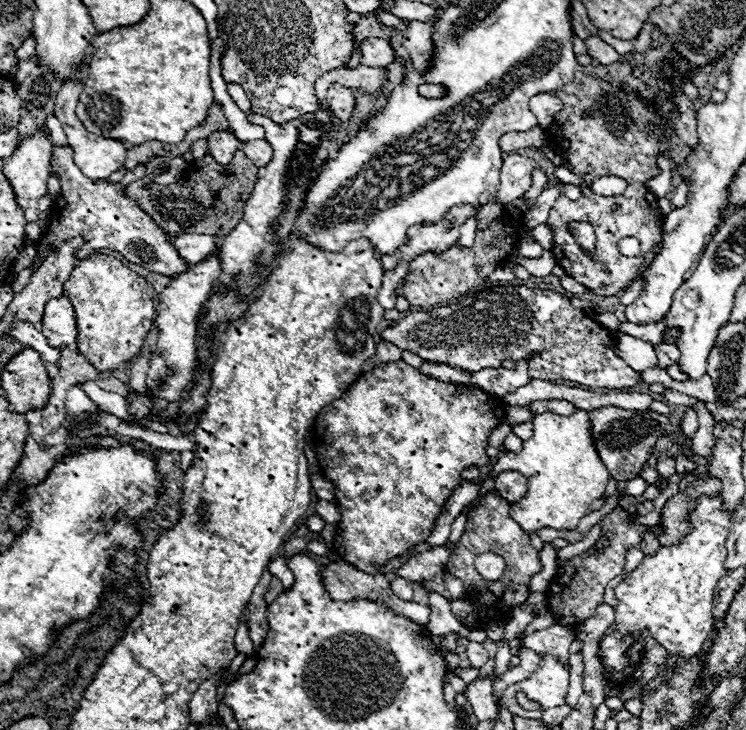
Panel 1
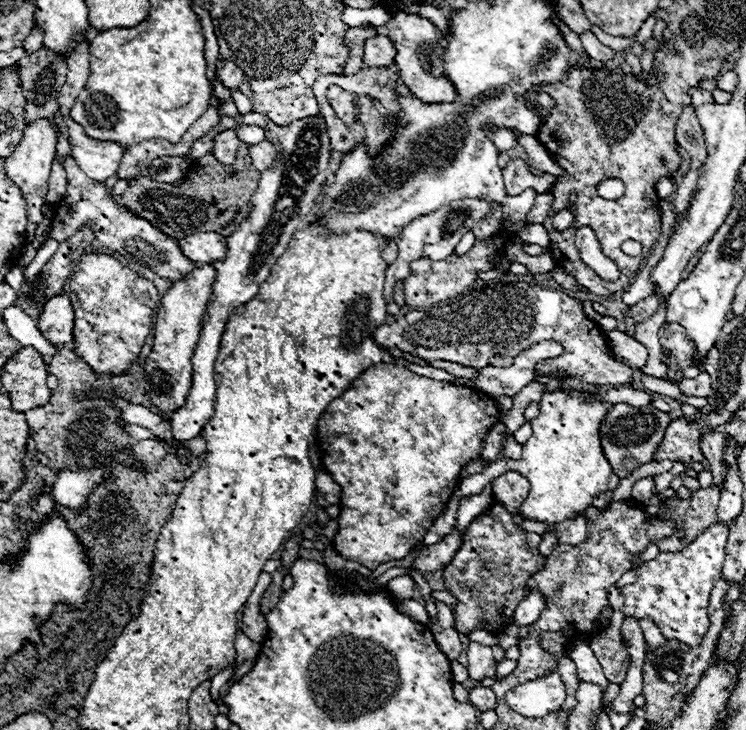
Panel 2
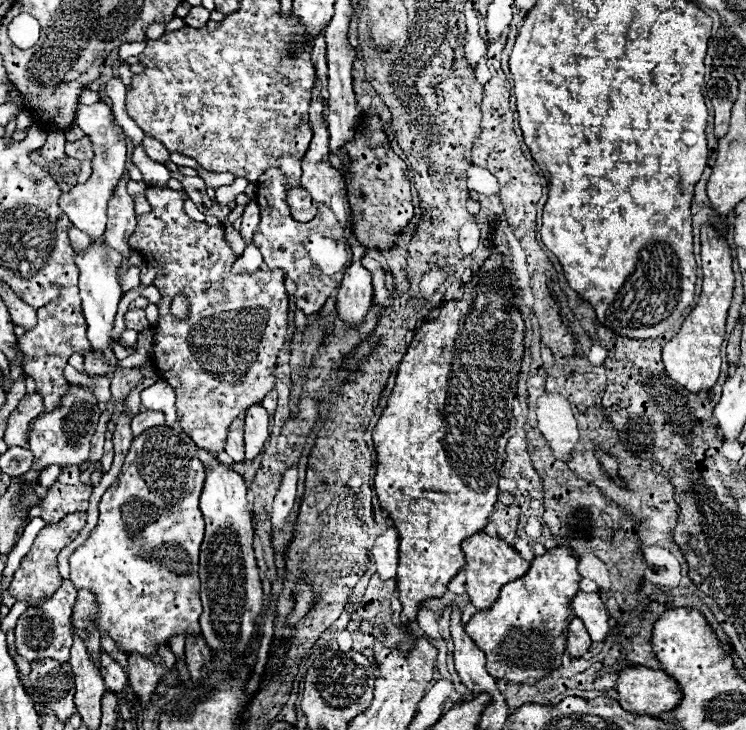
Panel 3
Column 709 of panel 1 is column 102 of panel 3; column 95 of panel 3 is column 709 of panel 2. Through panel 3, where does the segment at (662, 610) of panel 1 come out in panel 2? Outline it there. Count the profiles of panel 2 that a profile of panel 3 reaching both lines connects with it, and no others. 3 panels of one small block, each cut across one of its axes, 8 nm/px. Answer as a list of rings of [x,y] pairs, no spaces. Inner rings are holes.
[[[716,522],[694,542],[690,542],[682,552],[660,552],[658,558],[640,566],[638,580],[620,588],[620,594],[626,600],[622,612],[636,618],[654,618],[662,628],[664,638],[678,638],[688,646],[700,644],[704,632],[708,632],[710,626],[708,596],[712,592],[712,586],[720,580],[722,564],[726,558],[726,538],[728,528]]]

